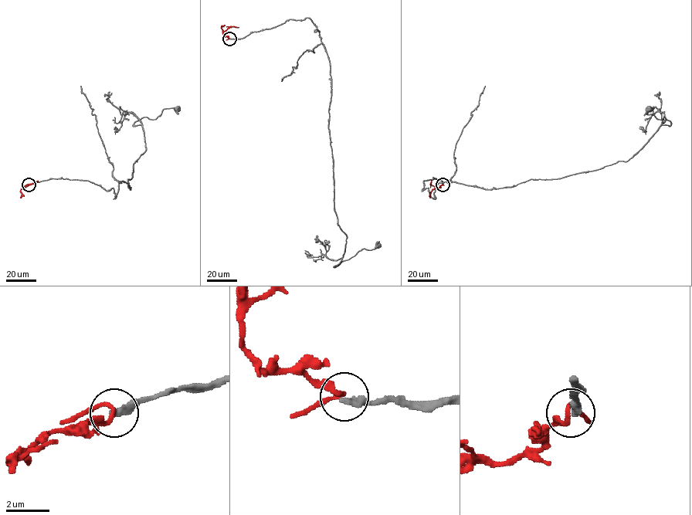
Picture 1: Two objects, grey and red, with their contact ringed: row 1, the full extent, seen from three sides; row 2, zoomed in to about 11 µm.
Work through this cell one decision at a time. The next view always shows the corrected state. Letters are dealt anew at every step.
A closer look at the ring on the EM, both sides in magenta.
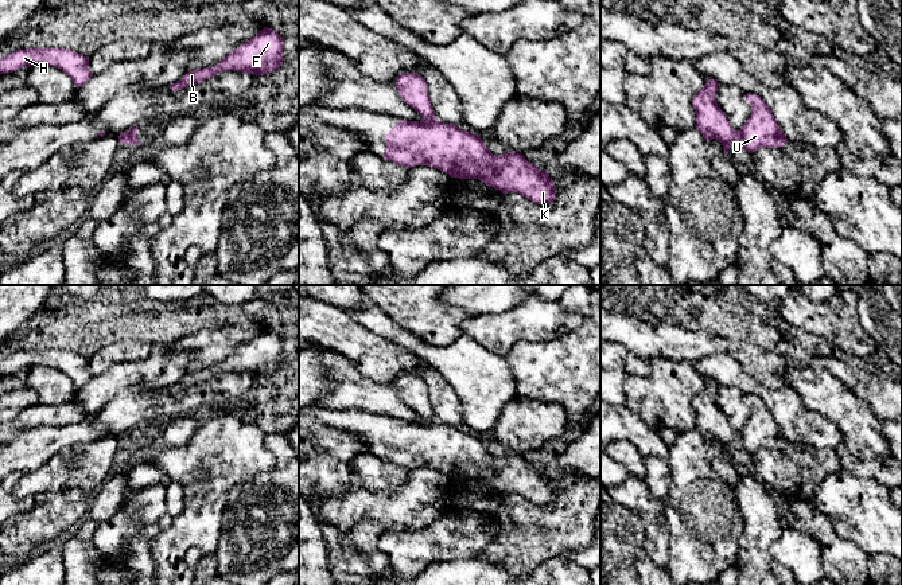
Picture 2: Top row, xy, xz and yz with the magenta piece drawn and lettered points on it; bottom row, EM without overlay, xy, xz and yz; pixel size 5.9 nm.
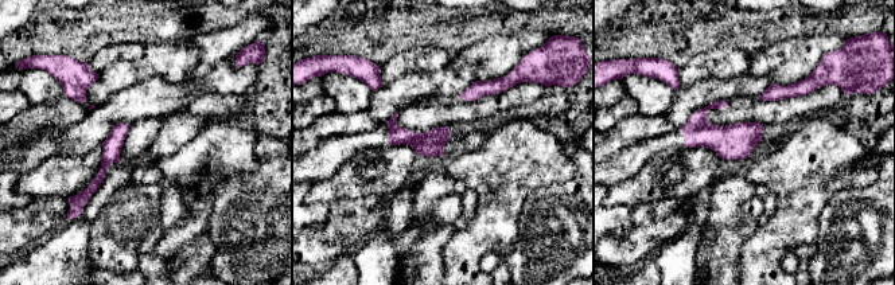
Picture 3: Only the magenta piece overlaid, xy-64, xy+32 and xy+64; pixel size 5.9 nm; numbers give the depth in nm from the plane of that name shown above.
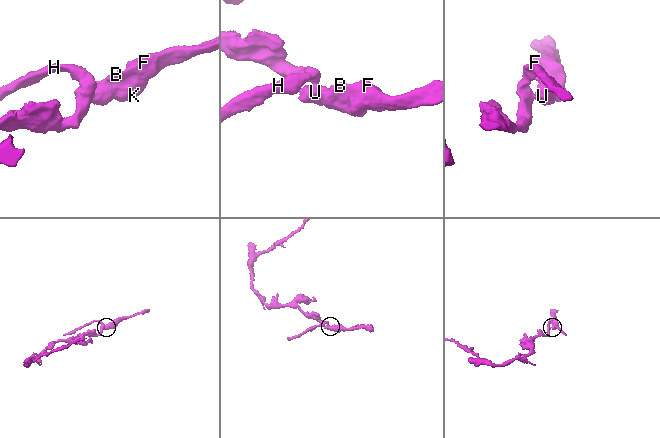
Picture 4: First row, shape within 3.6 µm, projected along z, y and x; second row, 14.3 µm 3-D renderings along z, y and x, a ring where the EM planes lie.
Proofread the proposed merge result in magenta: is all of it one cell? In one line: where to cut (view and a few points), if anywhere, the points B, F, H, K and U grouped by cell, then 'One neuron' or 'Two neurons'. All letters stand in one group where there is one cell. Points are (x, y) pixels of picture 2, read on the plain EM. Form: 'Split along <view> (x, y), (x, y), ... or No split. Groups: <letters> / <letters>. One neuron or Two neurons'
Split along yz (737, 433), (738, 444). Groups: B F K U / H. Two neurons

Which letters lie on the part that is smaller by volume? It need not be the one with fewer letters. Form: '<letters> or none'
B, F, K, U

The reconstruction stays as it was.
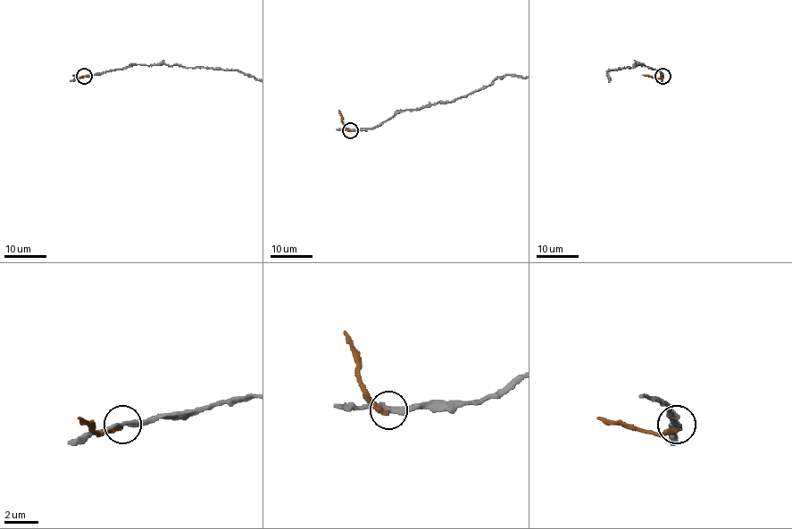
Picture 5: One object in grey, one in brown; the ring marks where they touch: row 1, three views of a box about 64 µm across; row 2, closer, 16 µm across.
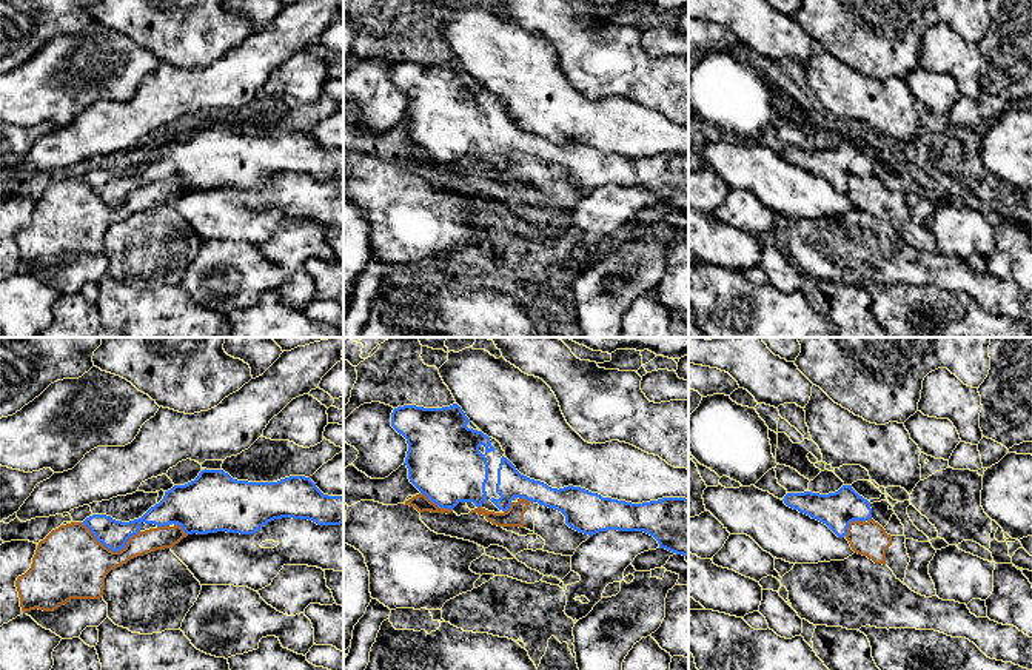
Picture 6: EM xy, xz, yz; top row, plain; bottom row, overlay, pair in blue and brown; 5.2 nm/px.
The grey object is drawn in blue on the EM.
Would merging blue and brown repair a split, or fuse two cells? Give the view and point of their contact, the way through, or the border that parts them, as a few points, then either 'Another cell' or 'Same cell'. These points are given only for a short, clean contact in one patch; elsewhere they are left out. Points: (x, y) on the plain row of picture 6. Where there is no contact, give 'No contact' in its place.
Touches blue at xy (110, 204). Another cell

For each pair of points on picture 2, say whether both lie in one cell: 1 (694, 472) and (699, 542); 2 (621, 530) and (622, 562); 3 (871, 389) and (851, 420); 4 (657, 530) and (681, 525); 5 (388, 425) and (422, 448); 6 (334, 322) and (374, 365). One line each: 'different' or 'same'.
1: same
2: same
3: different
4: different
5: same
6: same

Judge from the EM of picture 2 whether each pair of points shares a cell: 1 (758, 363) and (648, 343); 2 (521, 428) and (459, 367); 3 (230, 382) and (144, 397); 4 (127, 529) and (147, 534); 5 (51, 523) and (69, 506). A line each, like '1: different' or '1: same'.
1: same
2: different
3: same
4: different
5: same

